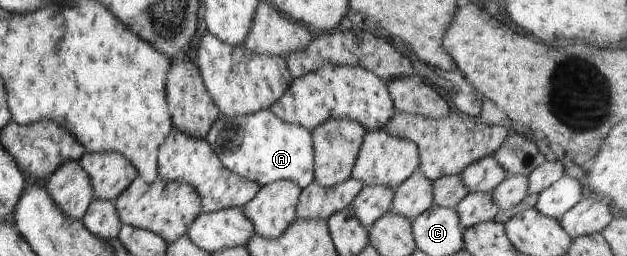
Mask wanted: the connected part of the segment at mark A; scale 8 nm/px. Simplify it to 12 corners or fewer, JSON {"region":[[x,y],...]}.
{"region":[[269,109],[220,115],[205,140],[260,187],[314,181],[311,131]]}

